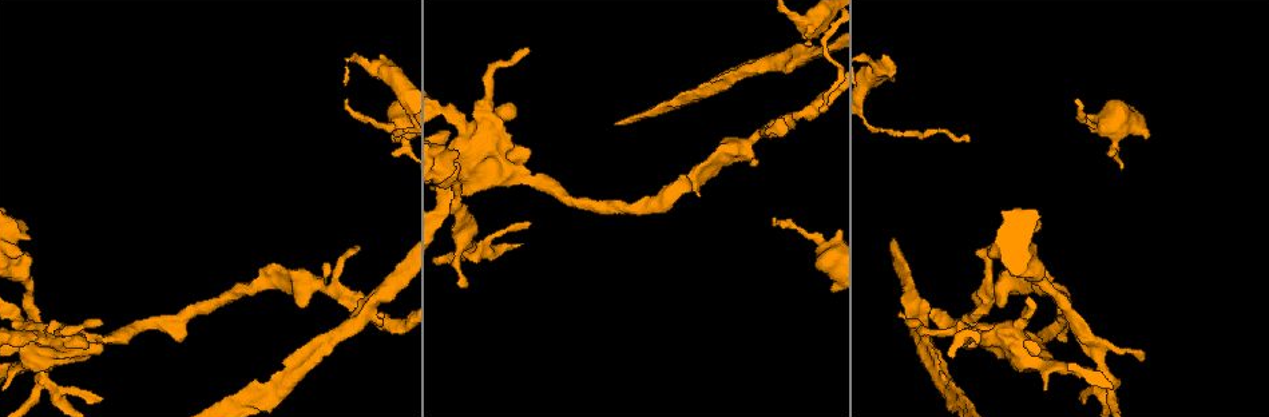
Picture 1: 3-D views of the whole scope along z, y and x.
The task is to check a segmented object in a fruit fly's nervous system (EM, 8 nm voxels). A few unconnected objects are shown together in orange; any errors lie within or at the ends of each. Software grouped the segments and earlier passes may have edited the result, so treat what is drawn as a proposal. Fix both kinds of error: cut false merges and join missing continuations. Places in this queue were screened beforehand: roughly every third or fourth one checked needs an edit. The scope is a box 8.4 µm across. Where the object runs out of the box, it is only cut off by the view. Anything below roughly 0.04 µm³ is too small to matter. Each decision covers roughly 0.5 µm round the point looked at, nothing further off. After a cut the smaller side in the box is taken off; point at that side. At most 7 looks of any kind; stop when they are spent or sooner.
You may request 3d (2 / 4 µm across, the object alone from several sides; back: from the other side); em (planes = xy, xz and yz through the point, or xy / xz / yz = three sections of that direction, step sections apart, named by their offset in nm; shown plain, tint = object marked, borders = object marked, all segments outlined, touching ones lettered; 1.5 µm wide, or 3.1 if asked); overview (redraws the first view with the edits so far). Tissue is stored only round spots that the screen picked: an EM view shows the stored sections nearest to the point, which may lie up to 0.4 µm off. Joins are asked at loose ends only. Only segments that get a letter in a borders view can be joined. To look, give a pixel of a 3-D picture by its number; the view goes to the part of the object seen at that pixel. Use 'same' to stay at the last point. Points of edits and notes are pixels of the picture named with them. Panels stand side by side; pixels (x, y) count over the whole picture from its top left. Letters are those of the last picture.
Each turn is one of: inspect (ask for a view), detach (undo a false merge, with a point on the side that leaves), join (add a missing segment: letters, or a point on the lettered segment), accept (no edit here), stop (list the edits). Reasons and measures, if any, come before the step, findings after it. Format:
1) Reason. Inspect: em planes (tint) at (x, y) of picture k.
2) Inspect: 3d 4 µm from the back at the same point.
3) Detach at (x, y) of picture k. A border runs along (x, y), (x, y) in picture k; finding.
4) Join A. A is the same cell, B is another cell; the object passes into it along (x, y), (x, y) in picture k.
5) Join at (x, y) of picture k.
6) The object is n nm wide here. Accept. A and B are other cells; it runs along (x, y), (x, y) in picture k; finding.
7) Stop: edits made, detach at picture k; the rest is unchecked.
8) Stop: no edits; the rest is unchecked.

Free end. Inspect: 3d 4 µm at (357, 247) of picture 1.

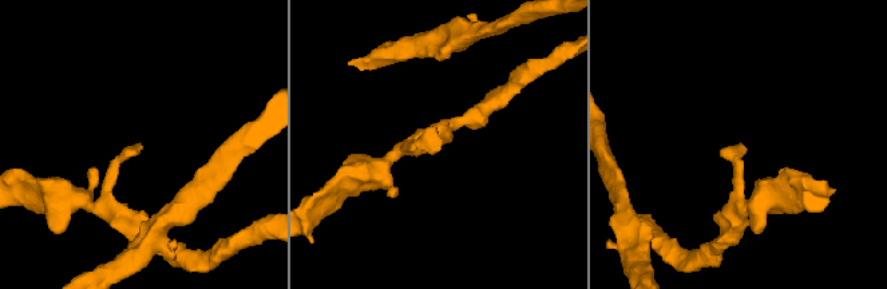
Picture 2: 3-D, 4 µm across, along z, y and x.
Need the tissue. Inspect: em yz step 8 (tint) at (440, 139) of picture 2.

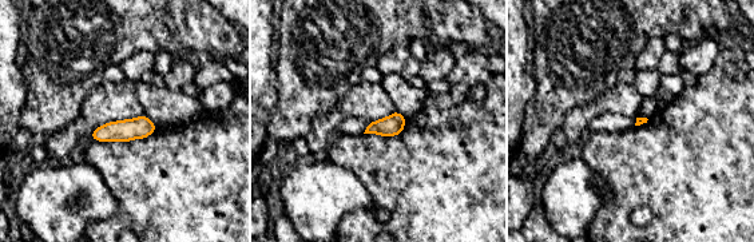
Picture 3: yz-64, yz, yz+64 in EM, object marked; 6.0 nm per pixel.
Inspect: em planes (borders) at the same point.

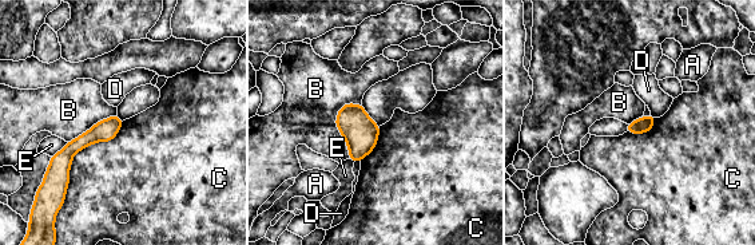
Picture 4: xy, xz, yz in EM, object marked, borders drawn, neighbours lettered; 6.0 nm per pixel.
The longest contact is with C, 600 nm. Accept. A, B, C, D and E are other cells; none of them fits.

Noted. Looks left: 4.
Thin end. Inspect: em xz step 4 (tint) at (775, 219) of picture 1.

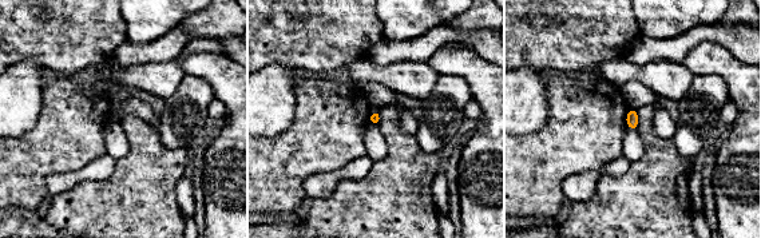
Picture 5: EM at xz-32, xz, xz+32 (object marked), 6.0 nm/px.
Inspect: em planes (borders) at the same point.

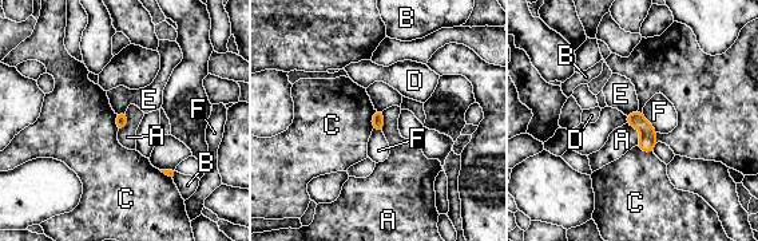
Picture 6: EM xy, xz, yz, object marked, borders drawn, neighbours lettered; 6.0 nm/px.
The longest contact is with A, 160 nm. Accept. A, B, C, D, E and F are other cells; a border runs along (627, 122), (639, 131), (638, 145) in picture 6; no lettered segment goes on from it.

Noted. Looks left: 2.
Calibre changes. Inspect: em planes (borders) at (971, 340) of picture 1.

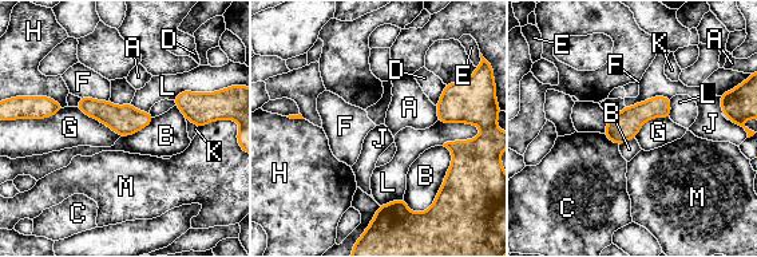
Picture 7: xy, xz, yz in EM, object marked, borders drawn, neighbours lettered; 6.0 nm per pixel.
The object is 170 nm wide here. Accept. A, B, C, D, E, F, G, H, J, K, L and M are other cells; a border runs along (443, 145), (451, 165), (442, 184) in picture 7; continuous, no second neuron.

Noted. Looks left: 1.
Stop: no edits; the rest is unchecked.

